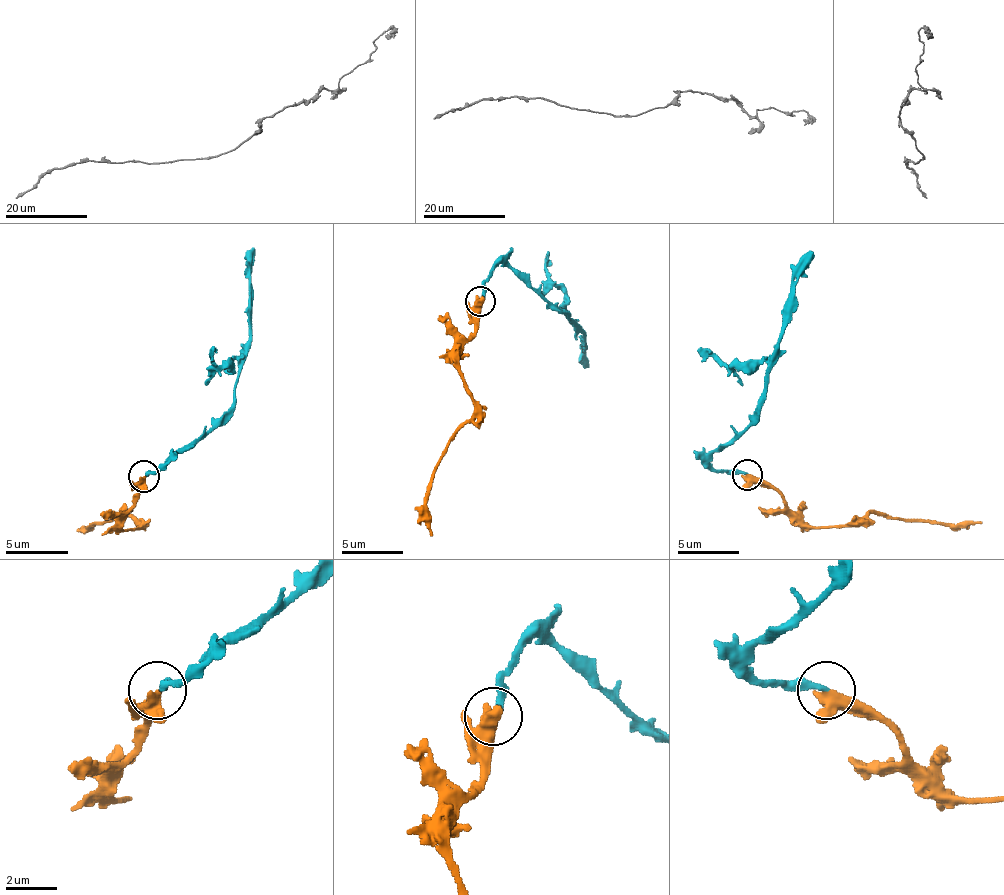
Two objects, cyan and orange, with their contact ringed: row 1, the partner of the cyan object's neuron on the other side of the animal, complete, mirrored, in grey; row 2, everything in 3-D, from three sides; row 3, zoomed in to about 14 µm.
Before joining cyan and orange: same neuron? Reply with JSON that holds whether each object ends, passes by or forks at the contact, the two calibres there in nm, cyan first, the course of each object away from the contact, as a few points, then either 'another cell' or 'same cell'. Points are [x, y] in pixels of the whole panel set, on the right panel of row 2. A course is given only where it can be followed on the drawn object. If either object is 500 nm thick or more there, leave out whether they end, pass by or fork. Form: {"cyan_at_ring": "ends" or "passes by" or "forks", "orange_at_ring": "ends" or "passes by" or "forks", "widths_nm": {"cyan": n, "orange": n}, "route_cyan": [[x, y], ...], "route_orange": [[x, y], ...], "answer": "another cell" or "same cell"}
{"cyan_at_ring": "ends", "orange_at_ring": "passes by", "widths_nm": {"cyan": 240, "orange": 400}, "route_cyan": [[746, 473], [719, 473], [713, 455], [759, 409], [765, 397], [768, 357], [777, 345], [792, 268], [811, 250]], "route_orange": [[746, 473], [774, 489], [805, 526], [860, 522], [878, 513], [949, 522], [982, 522]], "answer": "same cell"}

